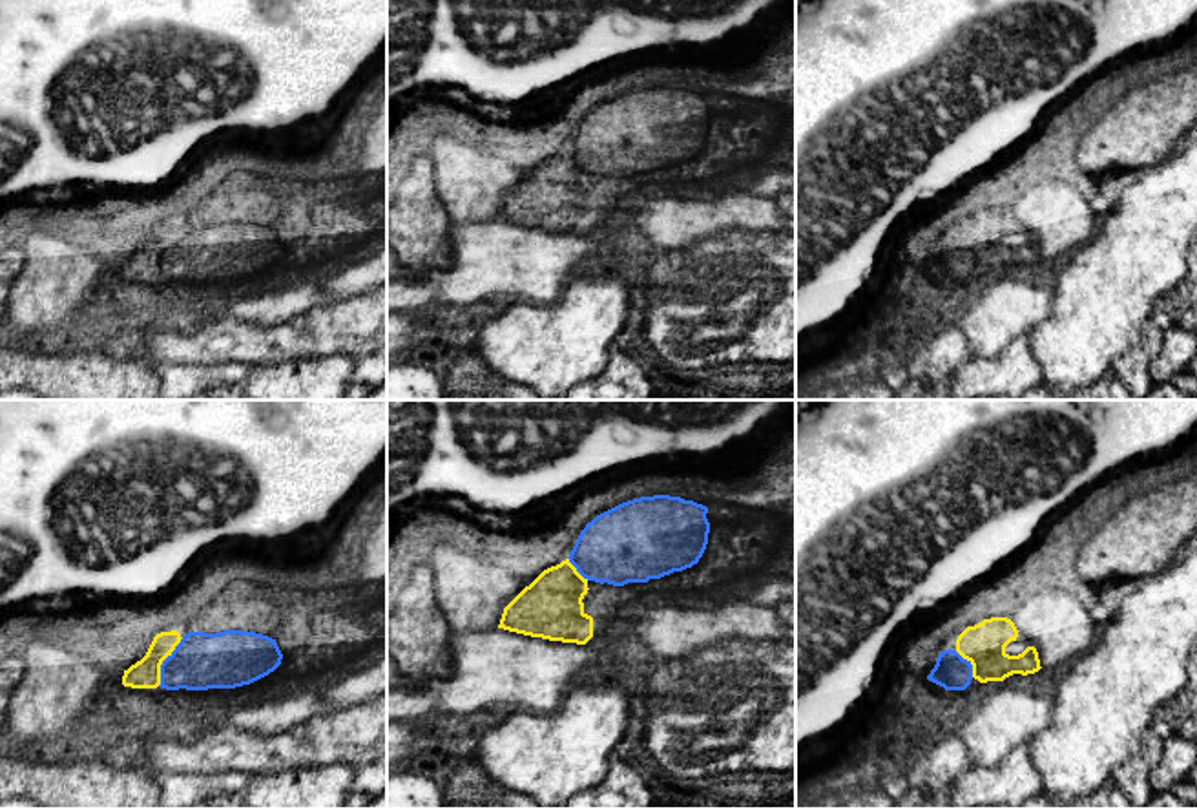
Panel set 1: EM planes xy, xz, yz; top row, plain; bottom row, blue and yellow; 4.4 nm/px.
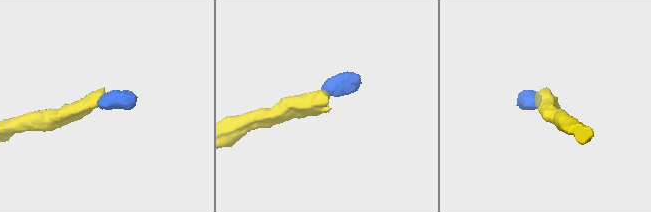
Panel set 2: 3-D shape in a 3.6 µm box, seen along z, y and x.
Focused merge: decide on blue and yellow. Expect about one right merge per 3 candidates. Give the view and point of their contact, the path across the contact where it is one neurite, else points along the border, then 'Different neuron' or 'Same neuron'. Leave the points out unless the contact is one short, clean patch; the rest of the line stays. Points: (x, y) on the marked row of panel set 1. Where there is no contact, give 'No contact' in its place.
Touches blue at xy (163, 661). Path across: xy (199, 661), (163, 661), (146, 672). Same neuron

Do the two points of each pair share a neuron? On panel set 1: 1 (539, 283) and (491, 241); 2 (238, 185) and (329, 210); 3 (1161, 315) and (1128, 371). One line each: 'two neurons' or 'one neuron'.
1: one neuron
2: one neuron
3: one neuron

